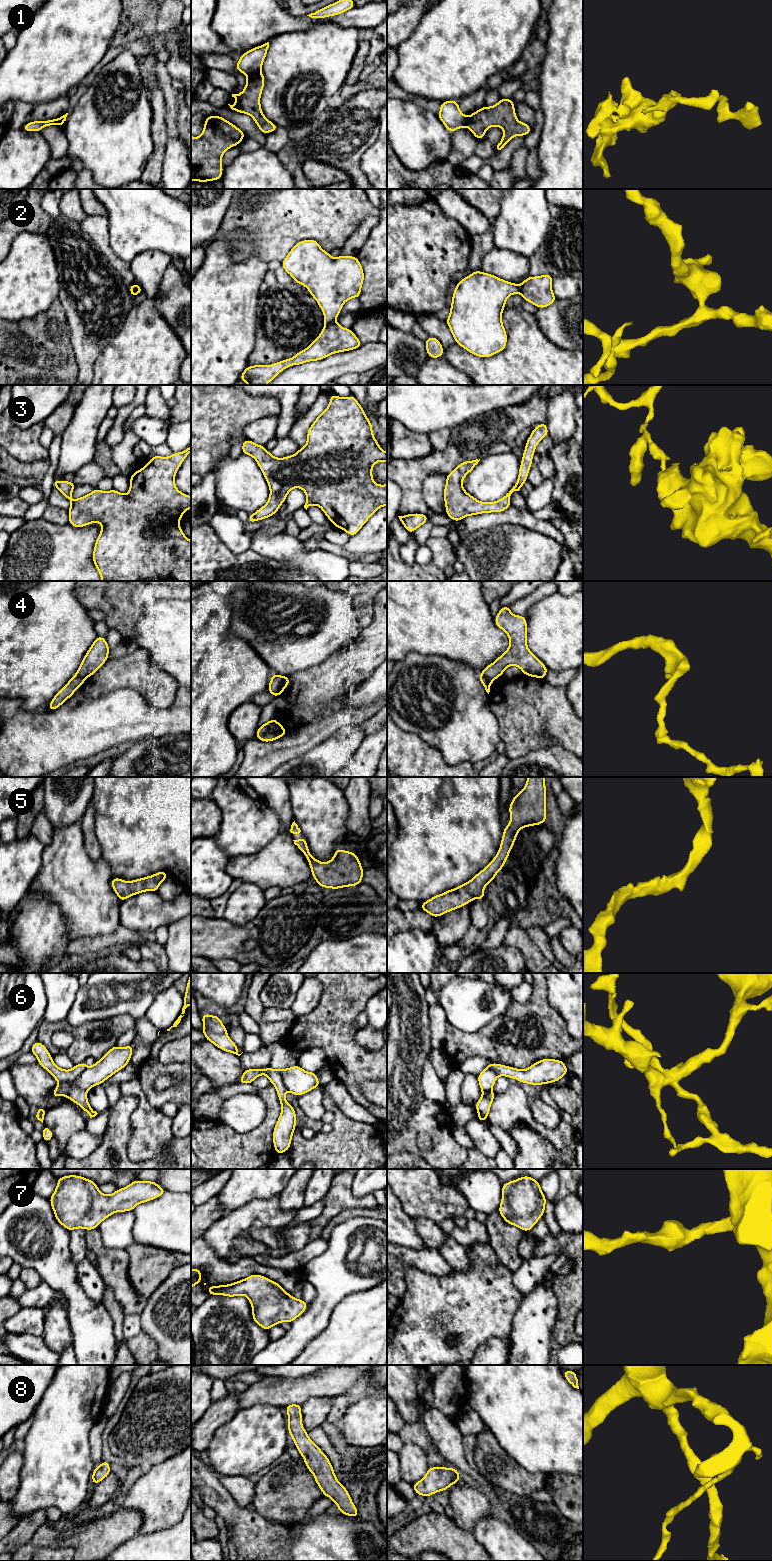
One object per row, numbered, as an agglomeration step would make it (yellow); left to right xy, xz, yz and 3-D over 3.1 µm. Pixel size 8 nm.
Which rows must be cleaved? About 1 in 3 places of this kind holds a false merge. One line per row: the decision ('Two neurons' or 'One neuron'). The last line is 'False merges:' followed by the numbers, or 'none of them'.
1: Two neurons
2: Two neurons
3: Two neurons
4: Two neurons
5: One neuron
6: Two neurons
7: One neuron
8: One neuron
False merges: 1, 2, 3, 4, 6

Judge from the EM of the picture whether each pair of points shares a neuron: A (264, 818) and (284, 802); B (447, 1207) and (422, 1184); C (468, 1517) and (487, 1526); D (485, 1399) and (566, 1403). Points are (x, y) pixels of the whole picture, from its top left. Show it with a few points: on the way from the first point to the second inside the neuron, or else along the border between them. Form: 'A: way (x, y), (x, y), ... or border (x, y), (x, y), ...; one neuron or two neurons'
A: border (258, 793), (277, 815), (281, 832); two neurons
B: way (441, 1202), (428, 1190); one neuron
C: border (493, 1515), (480, 1518), (471, 1531); two neurons
D: way (505, 1399), (523, 1399), (527, 1403), (546, 1403); one neuron

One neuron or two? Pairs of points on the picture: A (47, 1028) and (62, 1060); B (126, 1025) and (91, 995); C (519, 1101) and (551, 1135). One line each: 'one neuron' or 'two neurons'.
A: two neurons
B: two neurons
C: one neuron

